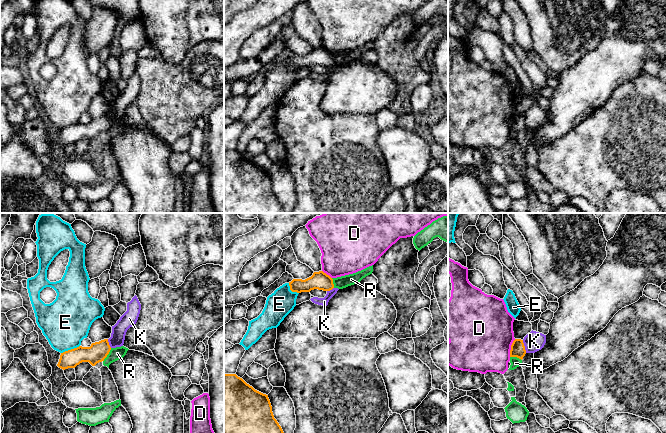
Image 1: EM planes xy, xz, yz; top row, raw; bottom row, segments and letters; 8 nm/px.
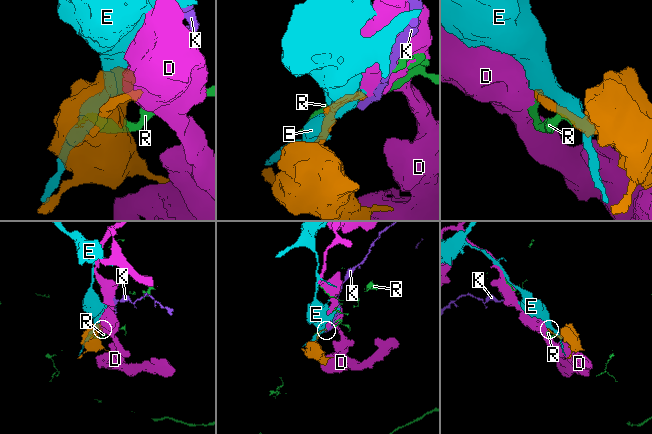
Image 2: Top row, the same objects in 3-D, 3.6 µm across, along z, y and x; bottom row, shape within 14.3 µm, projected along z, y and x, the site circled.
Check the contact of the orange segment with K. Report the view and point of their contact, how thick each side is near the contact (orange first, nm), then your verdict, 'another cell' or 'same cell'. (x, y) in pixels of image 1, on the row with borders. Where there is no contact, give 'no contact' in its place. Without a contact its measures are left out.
yz (524, 346) | 110/160 nm | another cell

